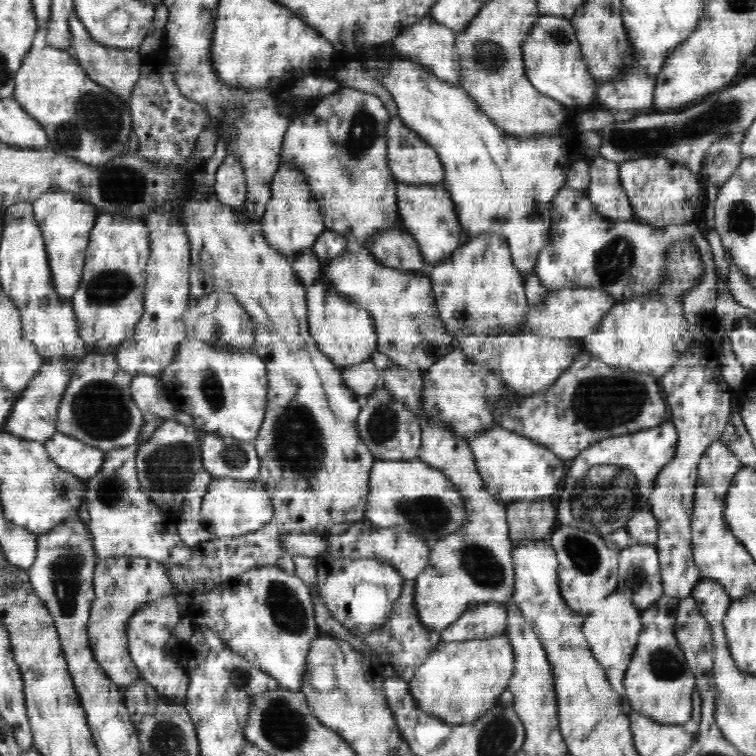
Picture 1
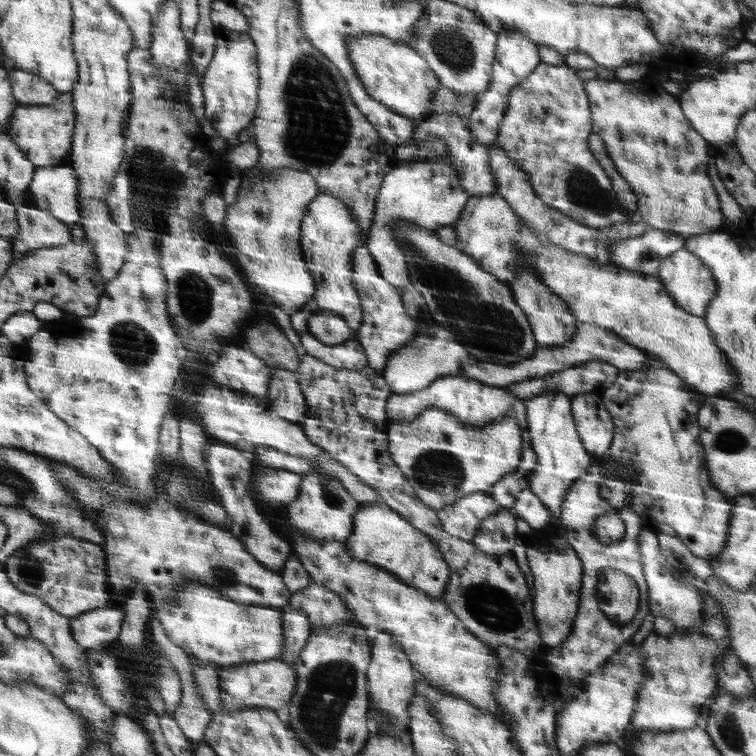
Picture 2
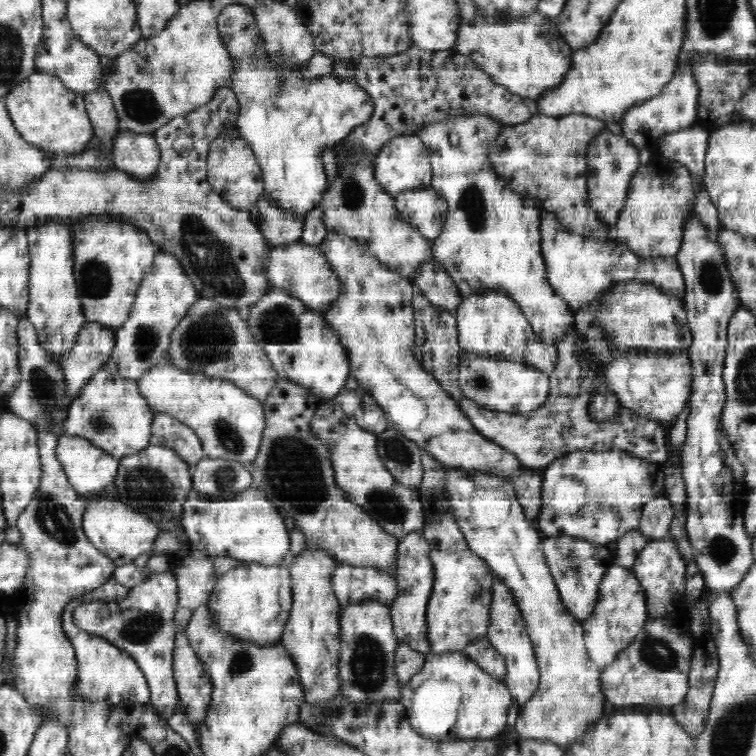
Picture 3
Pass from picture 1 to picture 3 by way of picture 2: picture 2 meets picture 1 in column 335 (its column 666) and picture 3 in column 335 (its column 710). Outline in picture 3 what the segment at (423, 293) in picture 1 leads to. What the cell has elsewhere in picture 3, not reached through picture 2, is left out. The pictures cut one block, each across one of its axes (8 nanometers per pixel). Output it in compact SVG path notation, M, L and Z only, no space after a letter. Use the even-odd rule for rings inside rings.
M302 240L283 247L273 246L271 252L267 254L267 260L267 274L271 286L298 298L306 308L320 314L328 312L330 306L344 292L344 286L340 283L334 268L329 266L328 259L319 251L318 247L306 244Z

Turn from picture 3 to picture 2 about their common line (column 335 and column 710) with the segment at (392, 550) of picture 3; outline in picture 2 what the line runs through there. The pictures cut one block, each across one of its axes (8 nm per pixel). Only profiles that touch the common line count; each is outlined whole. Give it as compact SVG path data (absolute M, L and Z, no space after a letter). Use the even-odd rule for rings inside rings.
M648 354L646 370L619 371L612 386L600 393L601 402L613 418L616 428L613 444L606 453L597 457L600 462L620 462L634 470L630 485L620 479L620 475L606 475L601 487L602 498L616 509L632 508L644 520L644 528L653 532L660 524L668 524L675 529L681 542L698 557L710 561L722 553L726 537L729 536L732 499L710 483L710 471L704 459L704 445L700 443L700 425L697 416L701 406L695 402L694 388L680 378L666 362Z

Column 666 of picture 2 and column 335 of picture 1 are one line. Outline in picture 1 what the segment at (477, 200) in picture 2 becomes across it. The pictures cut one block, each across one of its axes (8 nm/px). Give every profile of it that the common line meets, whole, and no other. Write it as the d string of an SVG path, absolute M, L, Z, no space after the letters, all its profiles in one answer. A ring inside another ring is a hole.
M315 283L306 287L308 302L308 327L316 345L339 368L366 362L377 350L378 335L374 318L359 304L352 303L348 296L340 295L332 283Z

